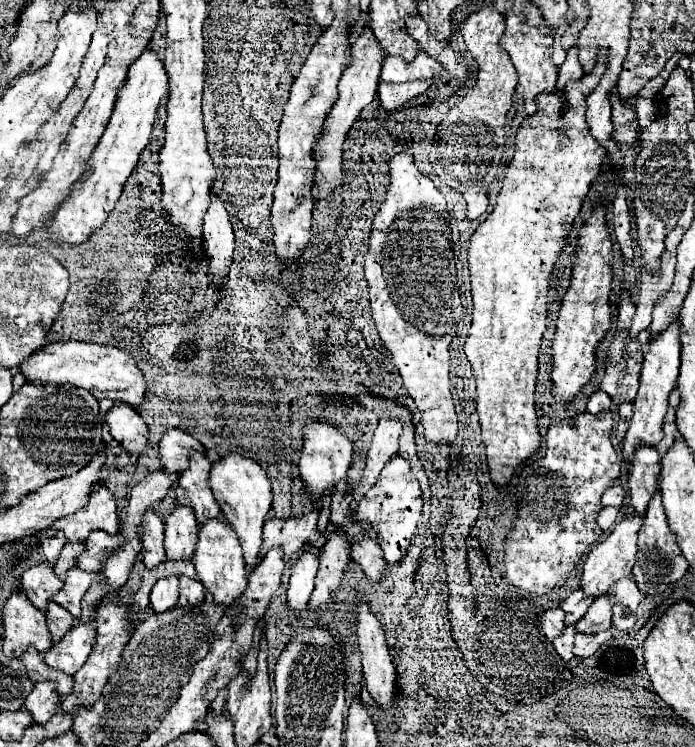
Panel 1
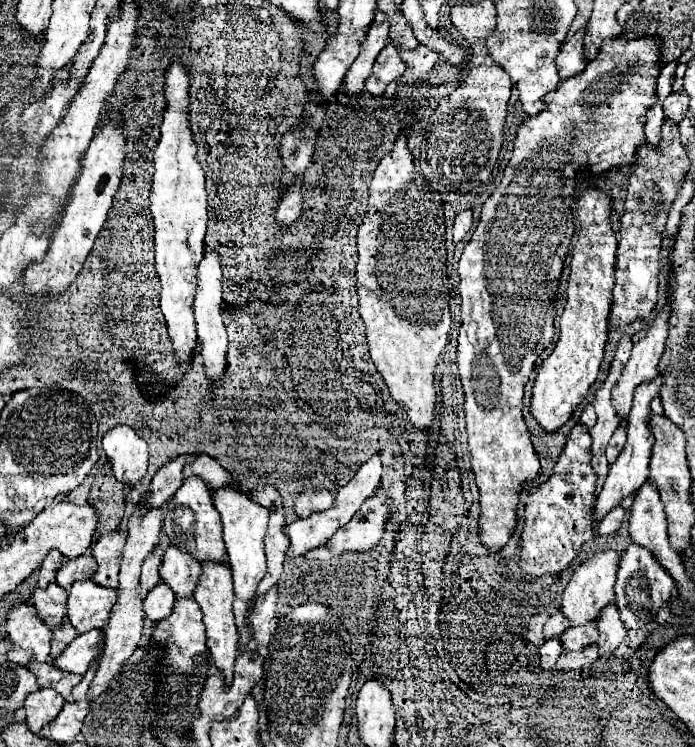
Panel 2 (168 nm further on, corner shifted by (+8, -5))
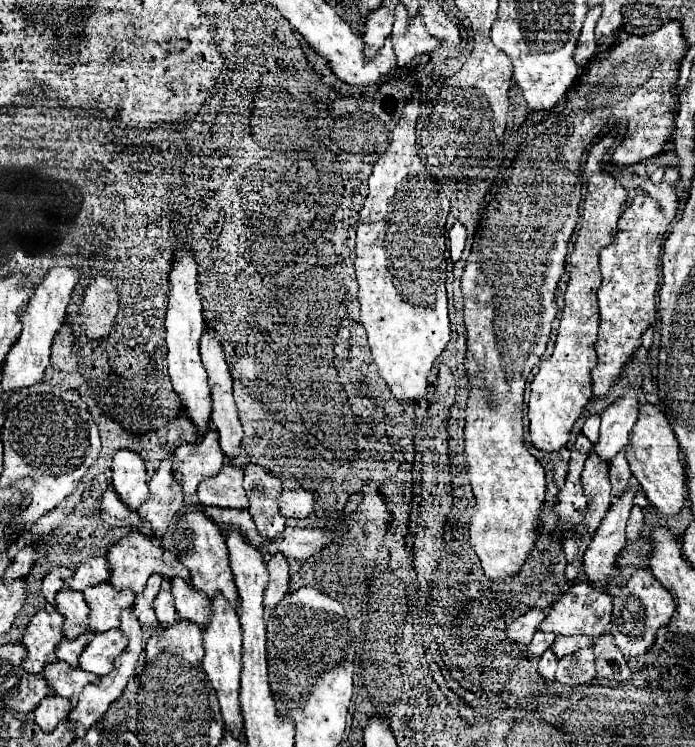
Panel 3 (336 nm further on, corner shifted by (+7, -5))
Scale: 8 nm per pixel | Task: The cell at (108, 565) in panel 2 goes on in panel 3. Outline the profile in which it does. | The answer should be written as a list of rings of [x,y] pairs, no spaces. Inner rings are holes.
[[[131,530],[129,536],[125,536],[123,540],[119,540],[115,546],[107,550],[107,562],[113,568],[111,580],[109,580],[111,586],[117,590],[133,590],[135,594],[141,594],[145,590],[147,578],[153,574],[159,574],[163,580],[173,580],[177,576],[183,580],[189,580],[189,570],[181,566],[181,562],[173,552],[157,546],[157,542],[147,536],[137,534],[137,530]]]

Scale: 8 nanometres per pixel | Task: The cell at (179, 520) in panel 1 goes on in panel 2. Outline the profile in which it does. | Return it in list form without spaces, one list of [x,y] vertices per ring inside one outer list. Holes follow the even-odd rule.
[[[168,546],[160,564],[160,578],[174,590],[176,596],[192,596],[196,578],[200,576],[200,562],[176,546]]]

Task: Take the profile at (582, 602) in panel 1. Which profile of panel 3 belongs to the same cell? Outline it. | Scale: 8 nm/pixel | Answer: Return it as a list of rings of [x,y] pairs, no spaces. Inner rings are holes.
[[[535,632],[533,640],[531,640],[531,644],[527,648],[529,648],[529,652],[541,656],[547,648],[551,648],[553,642],[555,642],[555,634],[551,634],[551,632]]]

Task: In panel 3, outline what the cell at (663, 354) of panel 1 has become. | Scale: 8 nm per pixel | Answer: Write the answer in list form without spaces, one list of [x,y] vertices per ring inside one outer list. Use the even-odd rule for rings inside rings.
[[[629,488],[623,496],[615,498],[613,506],[609,508],[607,516],[603,518],[601,526],[597,528],[597,534],[593,536],[593,542],[589,544],[589,550],[585,552],[585,558],[583,558],[583,564],[585,564],[585,576],[587,576],[587,582],[595,588],[601,588],[601,590],[609,590],[609,584],[611,580],[619,574],[617,570],[617,558],[619,554],[623,552],[623,548],[627,546],[627,536],[625,536],[625,526],[627,526],[627,520],[629,520],[629,512],[633,508],[633,494],[635,490]]]

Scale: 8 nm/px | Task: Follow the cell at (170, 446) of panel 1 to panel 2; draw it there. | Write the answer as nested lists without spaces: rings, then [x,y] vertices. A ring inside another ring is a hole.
[[[208,454],[196,456],[196,458],[188,464],[188,468],[192,470],[194,476],[200,476],[212,490],[227,485],[237,487],[228,470],[220,466],[219,462],[214,458],[210,458]]]

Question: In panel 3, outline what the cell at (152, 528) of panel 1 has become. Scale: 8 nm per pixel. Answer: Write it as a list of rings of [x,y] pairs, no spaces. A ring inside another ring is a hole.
[[[151,576],[147,580],[147,588],[143,590],[143,594],[137,596],[137,602],[133,606],[133,614],[137,616],[139,624],[145,628],[153,628],[153,630],[159,628],[159,622],[153,612],[153,600],[159,594],[159,590],[161,590],[161,576]]]

